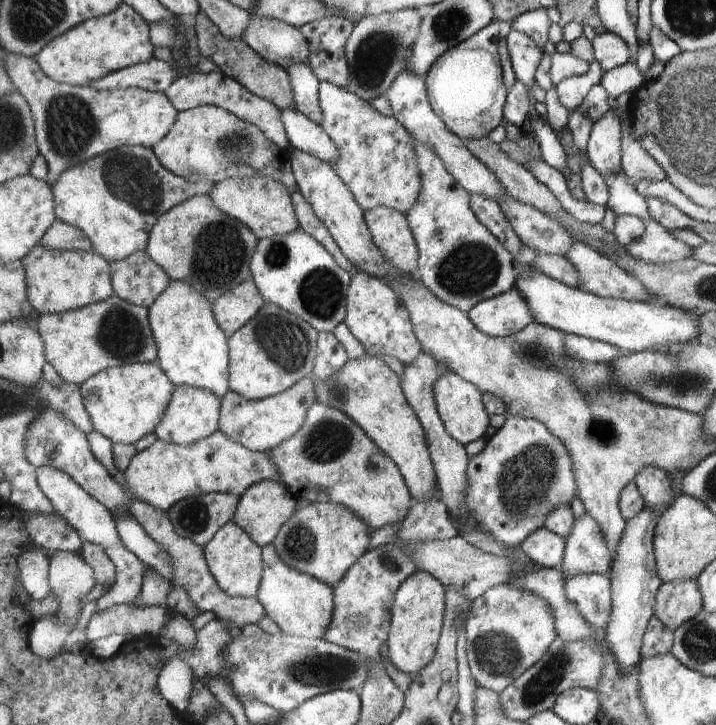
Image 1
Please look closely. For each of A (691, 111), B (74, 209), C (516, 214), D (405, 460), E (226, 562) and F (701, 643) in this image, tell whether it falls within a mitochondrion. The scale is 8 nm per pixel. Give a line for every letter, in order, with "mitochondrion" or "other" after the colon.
A: mitochondrion
B: other
C: other
D: other
E: other
F: mitochondrion

